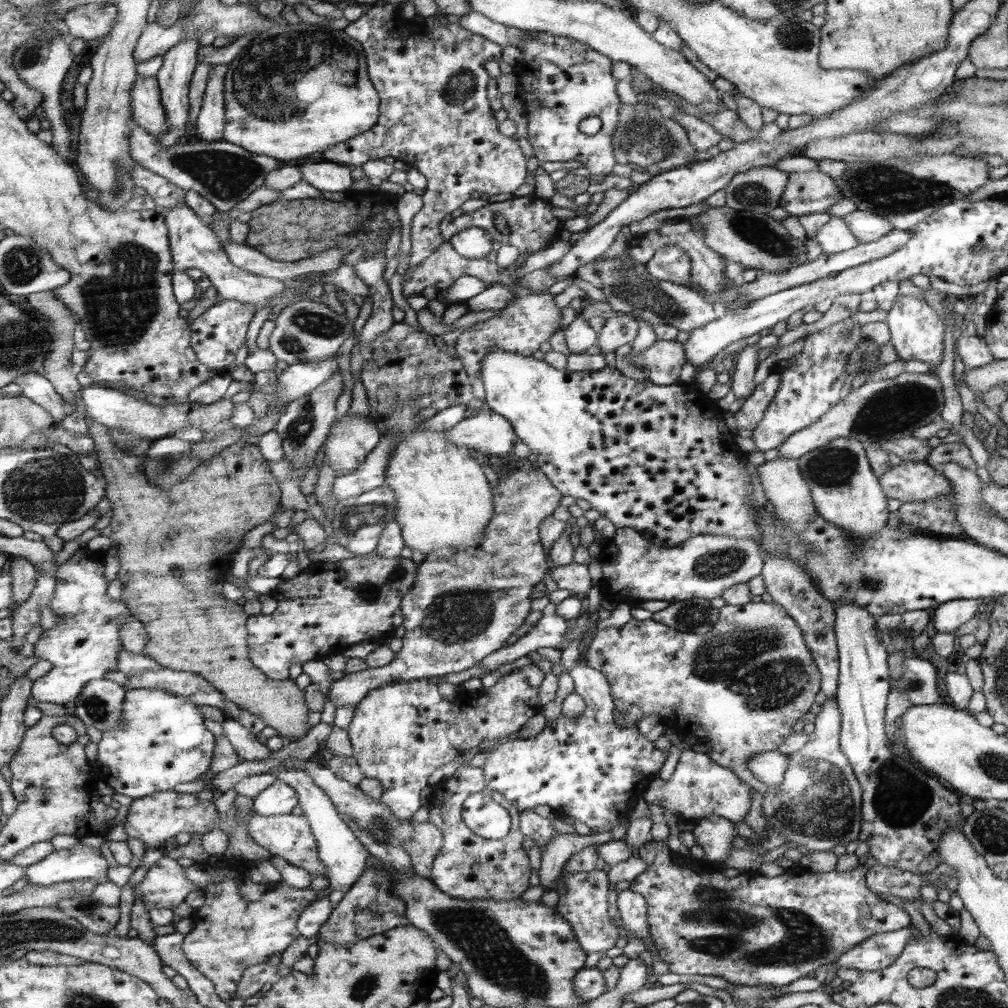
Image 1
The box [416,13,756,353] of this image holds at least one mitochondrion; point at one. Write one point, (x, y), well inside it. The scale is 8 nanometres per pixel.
(643, 140)

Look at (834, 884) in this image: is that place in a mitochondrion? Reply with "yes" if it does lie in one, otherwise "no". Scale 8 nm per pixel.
no

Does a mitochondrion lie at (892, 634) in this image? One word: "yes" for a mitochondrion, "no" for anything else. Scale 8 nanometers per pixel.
yes

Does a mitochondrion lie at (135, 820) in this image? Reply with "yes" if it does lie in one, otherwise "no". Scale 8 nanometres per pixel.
no

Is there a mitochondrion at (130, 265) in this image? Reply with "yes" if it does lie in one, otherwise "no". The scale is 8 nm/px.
yes

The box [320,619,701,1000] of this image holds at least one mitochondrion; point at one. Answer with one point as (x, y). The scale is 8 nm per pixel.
(478, 935)

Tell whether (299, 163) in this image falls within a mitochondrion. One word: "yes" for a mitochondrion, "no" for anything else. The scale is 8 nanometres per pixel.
no

